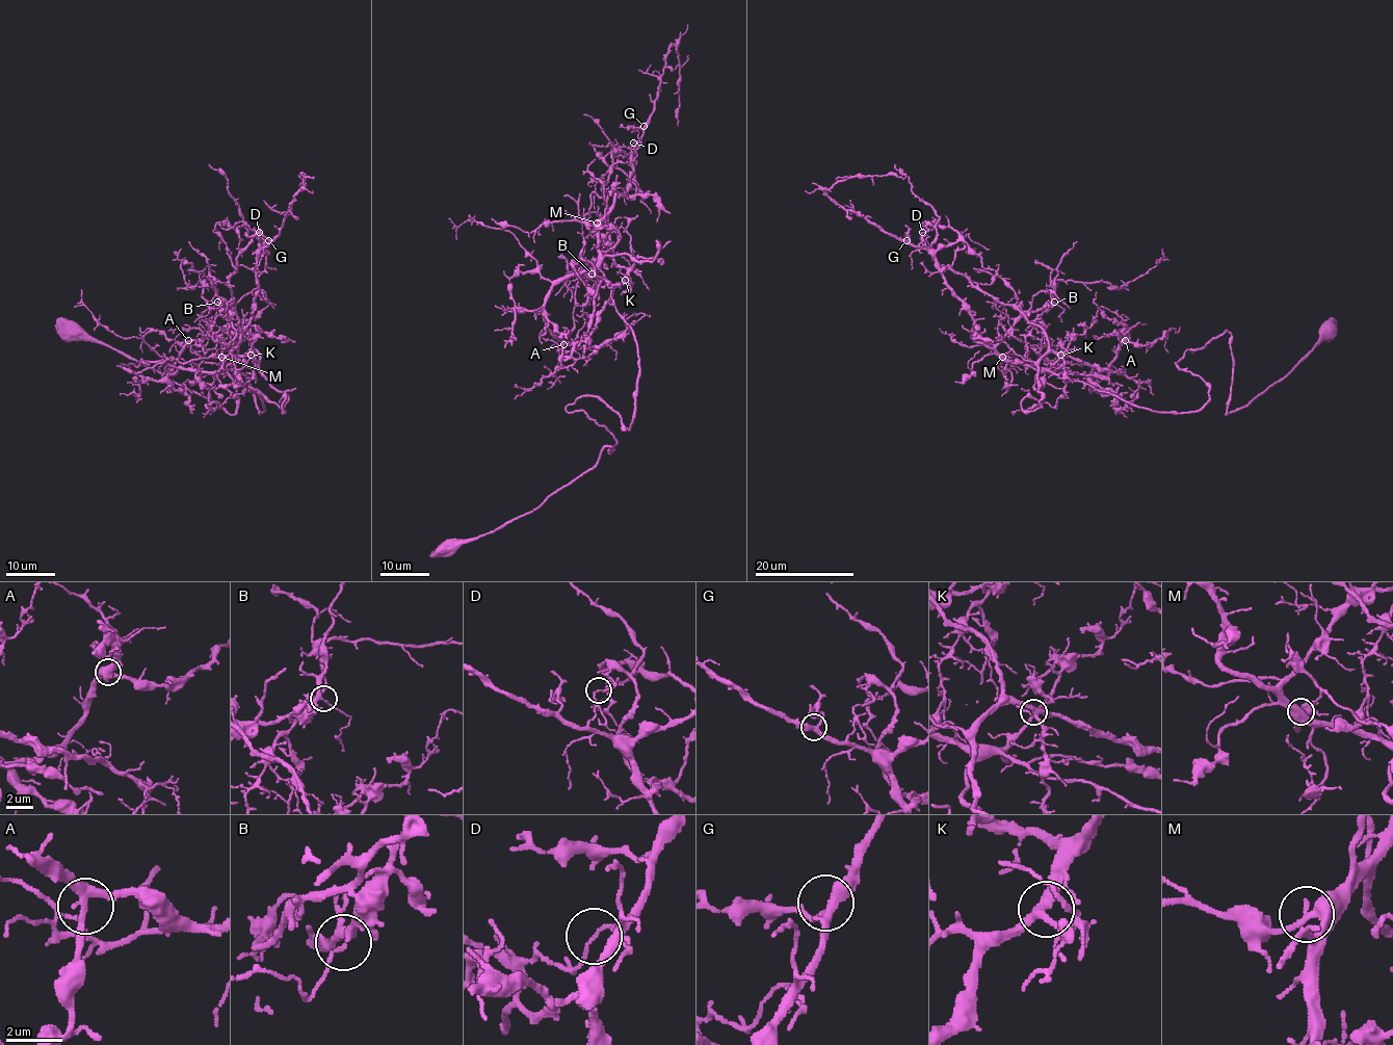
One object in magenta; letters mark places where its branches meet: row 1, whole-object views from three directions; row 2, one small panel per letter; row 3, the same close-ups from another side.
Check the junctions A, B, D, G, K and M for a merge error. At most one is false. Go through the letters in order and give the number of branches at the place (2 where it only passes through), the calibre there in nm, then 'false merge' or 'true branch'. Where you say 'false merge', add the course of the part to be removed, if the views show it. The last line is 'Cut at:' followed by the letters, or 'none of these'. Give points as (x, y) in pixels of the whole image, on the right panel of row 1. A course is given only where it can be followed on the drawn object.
A: 3 branches meet; 260 nm thick; true branch
B: 3 branches meet; 240 nm thick; true branch
D: 2 branches meet; 100 nm thick; false merge; foreign part runs (922, 232), (936, 229), (940, 265), (1035, 324), (1058, 280), (1120, 288), (1154, 267), (1161, 249)
G: 3 branches meet; 320 nm thick; true branch
K: 3 branches meet; 300 nm thick; true branch
M: 2 branches meet; 200 nm thick; true branch
Cut at: D

